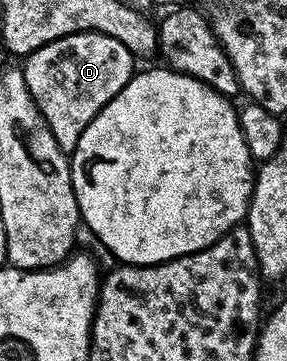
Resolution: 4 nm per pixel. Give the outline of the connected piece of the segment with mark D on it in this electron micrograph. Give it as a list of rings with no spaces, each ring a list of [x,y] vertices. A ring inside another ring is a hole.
[[[75,32],[23,57],[26,86],[64,153],[71,154],[75,150],[78,138],[82,138],[82,130],[86,130],[106,102],[113,100],[126,82],[132,80],[132,63],[132,52],[126,50],[118,38],[110,38],[101,32]]]

